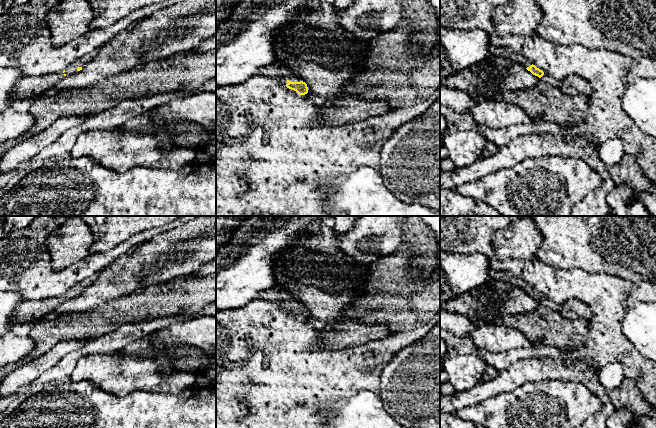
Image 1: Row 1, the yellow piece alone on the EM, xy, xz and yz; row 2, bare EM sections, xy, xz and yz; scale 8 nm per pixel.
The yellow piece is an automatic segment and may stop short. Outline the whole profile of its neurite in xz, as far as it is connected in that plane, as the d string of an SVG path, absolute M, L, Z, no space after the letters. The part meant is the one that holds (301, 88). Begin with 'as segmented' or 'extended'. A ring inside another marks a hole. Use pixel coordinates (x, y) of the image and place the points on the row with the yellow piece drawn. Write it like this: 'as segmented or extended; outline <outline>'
extended; outline M273 63L268 66L263 66L258 70L257 75L272 78L284 78L287 80L287 88L296 91L299 95L305 95L308 93L307 84L297 78L292 73L291 69L284 64Z

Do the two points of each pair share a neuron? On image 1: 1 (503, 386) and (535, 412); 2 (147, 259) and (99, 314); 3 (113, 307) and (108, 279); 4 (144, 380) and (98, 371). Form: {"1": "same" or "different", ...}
{"1": "different", "2": "different", "3": "different", "4": "same"}

